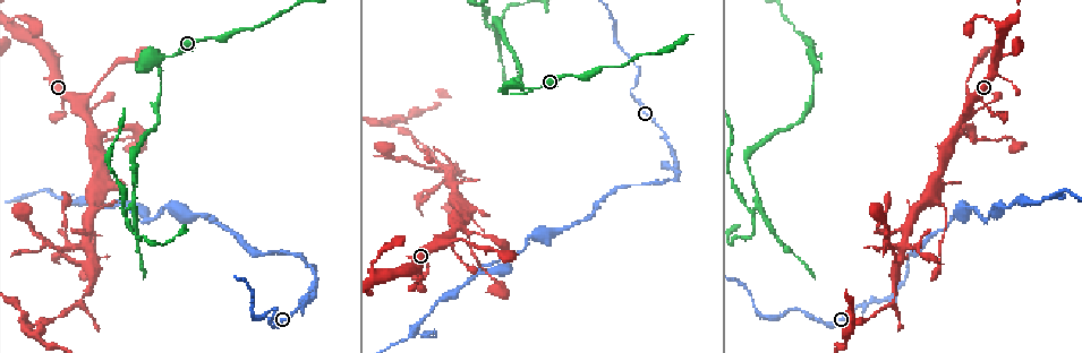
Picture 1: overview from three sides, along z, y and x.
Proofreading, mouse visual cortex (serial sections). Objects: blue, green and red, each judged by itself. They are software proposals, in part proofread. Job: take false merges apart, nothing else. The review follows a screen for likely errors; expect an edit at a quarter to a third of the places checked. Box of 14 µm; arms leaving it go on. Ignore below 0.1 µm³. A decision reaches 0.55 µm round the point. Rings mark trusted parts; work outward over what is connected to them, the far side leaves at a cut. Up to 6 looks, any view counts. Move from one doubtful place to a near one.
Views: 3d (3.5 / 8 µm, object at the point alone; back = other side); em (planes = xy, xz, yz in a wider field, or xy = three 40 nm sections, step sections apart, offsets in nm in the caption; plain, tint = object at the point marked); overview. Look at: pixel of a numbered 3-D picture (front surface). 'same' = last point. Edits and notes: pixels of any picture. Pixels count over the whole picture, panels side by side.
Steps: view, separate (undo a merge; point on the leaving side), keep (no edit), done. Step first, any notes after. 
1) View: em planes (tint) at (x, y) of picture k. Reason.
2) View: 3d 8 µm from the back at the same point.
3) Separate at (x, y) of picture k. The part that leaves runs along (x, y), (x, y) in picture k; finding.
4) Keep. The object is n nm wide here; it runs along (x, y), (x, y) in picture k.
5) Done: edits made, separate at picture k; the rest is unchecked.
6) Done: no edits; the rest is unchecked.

View: 3d 8 µm from the back at (164, 57) of picture 1. Sharp bend.

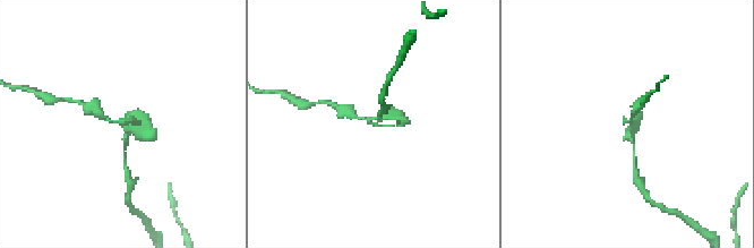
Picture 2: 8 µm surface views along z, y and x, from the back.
View: 3d 3.5 µm at (630, 123) of picture 2. Closer look.

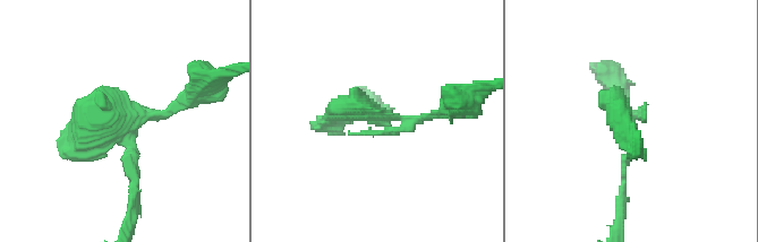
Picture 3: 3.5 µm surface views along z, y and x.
Separate at (118, 136) of picture 3. The part that leaves runs along (150, 114), (128, 129), (131, 212) in picture 3; two cells meet here.

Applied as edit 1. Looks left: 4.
View: 3d 3.5 µm at (167, 206) of picture 1. Sharp bend.

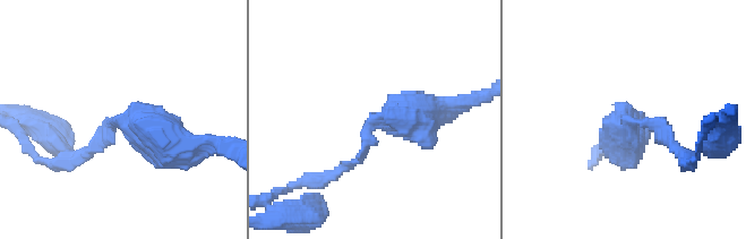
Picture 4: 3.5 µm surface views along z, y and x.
View: em xy step 5 (tint) at (375, 122) of picture 4. The arms are 150, 500 nm wide.

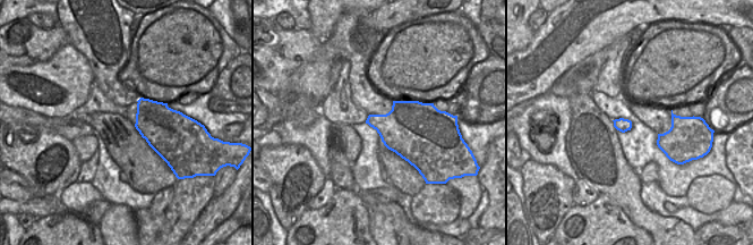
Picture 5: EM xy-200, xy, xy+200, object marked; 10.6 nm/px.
View: em planes (tint) at the same point.

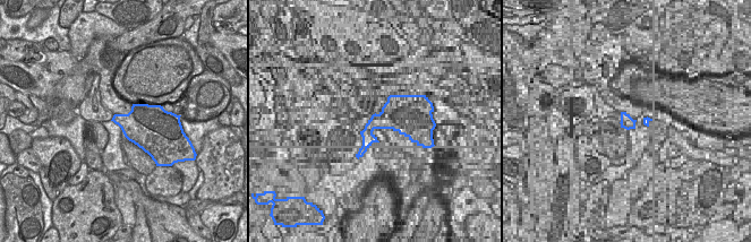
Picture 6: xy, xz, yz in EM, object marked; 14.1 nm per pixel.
Keep. Continuous, no second cell.

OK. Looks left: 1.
Done: edits made, separate at picture 3; the rest is unchecked.

